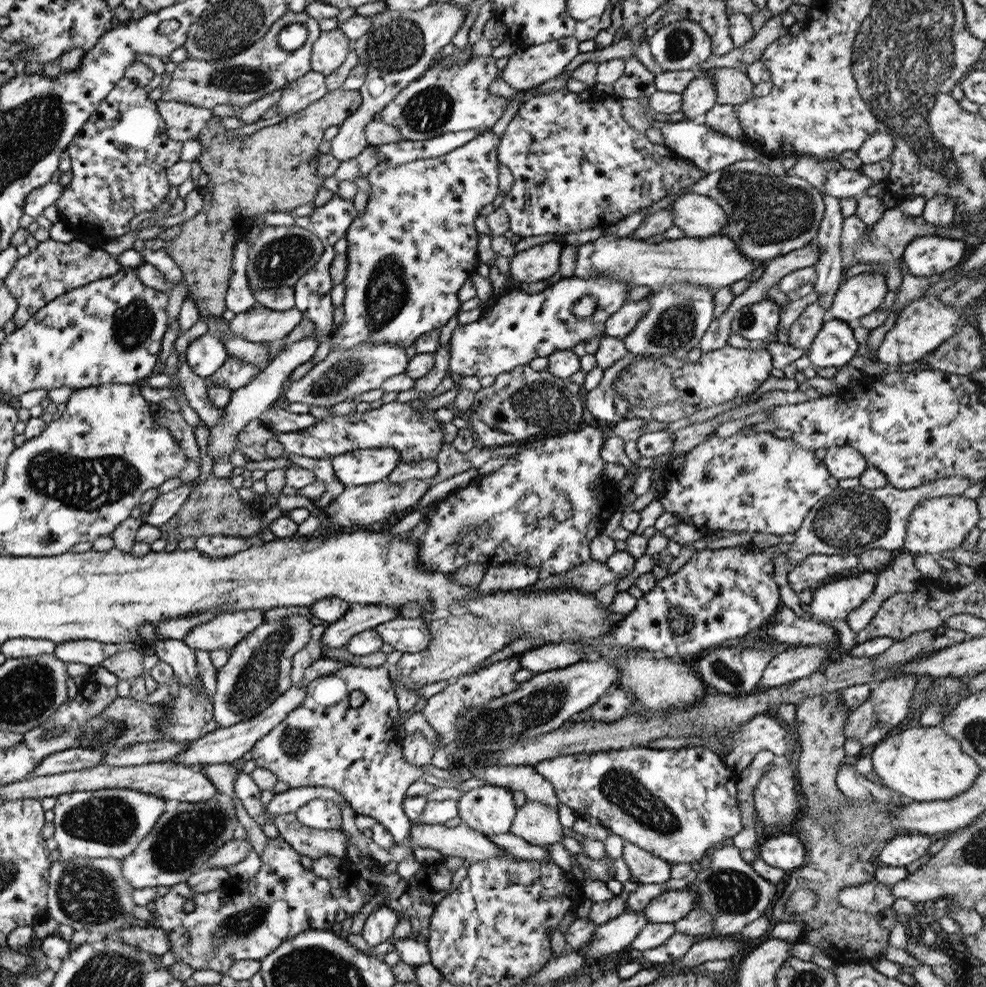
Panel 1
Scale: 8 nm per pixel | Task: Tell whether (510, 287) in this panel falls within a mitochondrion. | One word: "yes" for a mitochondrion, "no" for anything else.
no

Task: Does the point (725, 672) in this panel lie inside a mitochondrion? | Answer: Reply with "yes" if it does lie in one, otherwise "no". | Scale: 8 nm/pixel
yes

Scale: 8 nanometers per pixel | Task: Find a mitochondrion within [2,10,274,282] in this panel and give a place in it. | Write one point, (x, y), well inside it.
(232, 77)

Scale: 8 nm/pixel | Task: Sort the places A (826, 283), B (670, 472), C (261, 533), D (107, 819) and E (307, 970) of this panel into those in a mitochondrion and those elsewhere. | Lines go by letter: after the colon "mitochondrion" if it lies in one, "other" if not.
A: other
B: other
C: other
D: mitochondrion
E: mitochondrion

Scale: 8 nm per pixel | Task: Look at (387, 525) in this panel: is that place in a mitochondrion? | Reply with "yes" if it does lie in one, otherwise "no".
no

